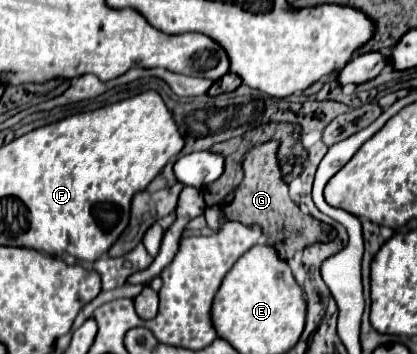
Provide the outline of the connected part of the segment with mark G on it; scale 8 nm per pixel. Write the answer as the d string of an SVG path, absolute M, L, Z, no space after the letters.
M269 140L265 144L257 144L253 146L245 158L243 158L243 180L237 186L237 190L225 198L225 202L221 204L221 212L223 212L223 222L235 220L241 222L245 226L259 226L267 236L267 244L275 248L277 256L281 256L281 260L291 260L299 250L315 244L315 242L331 242L337 232L315 220L313 216L303 214L295 202L289 198L289 188L281 178L281 170L279 170L279 162L277 162L277 148L279 142L277 140Z

